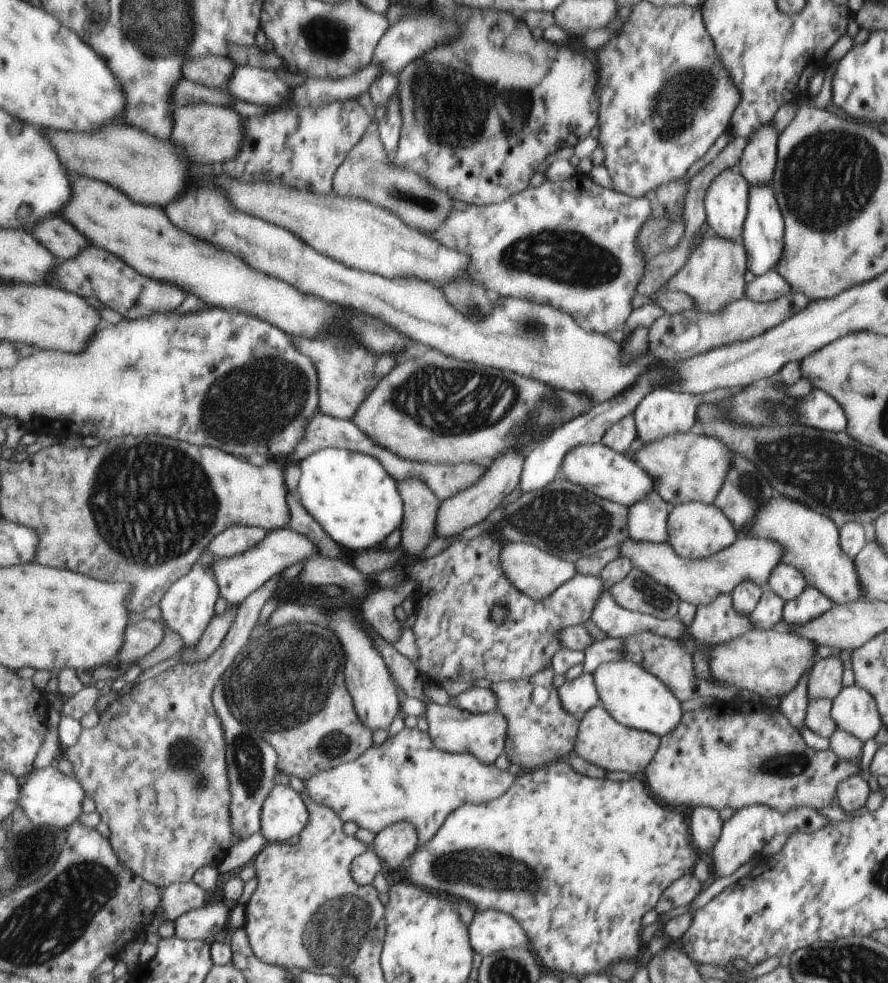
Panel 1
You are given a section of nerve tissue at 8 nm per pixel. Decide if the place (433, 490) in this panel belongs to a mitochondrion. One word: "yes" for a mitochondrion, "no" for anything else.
no

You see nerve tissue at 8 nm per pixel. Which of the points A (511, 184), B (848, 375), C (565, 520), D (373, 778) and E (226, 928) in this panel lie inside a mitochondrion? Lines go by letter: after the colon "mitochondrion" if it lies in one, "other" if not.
A: other
B: other
C: mitochondrion
D: other
E: other

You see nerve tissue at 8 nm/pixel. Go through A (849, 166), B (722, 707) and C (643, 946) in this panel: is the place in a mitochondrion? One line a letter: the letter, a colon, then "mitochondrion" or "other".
A: mitochondrion
B: other
C: other

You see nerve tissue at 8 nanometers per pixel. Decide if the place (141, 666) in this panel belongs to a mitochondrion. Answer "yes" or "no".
no

